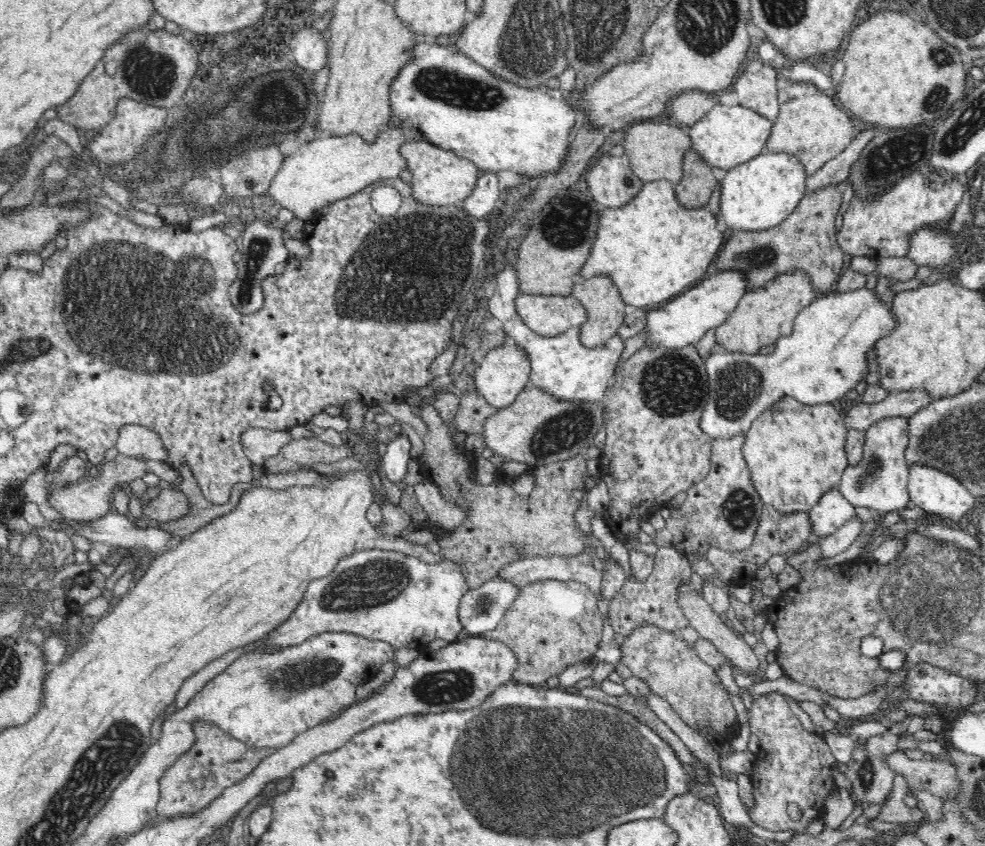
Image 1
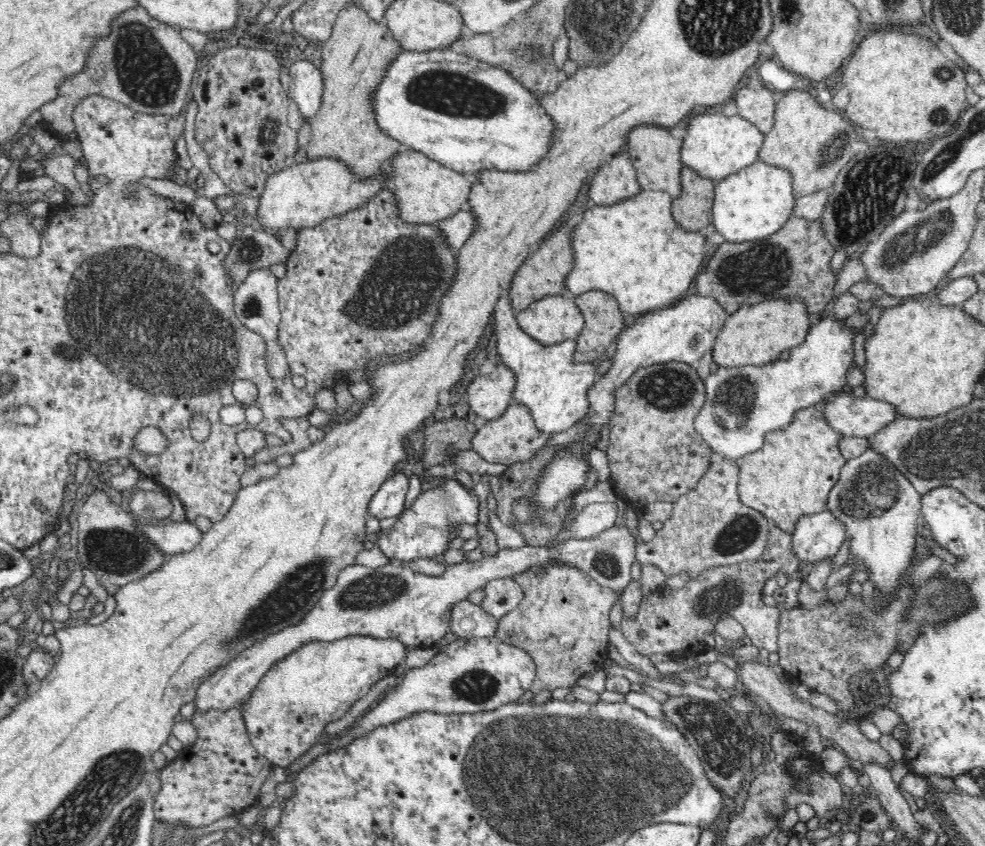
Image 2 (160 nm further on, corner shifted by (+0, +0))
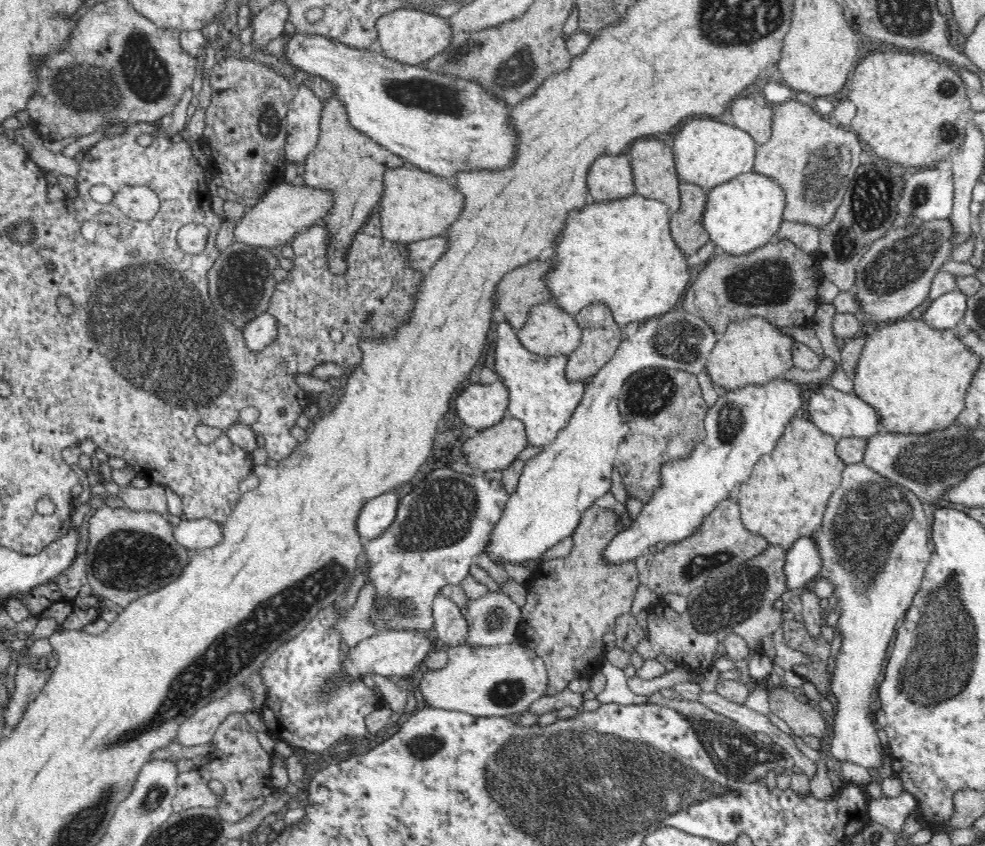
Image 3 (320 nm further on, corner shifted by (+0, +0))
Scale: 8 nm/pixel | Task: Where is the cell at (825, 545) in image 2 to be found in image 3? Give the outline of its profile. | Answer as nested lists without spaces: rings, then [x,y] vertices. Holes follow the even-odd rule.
[[[813,536],[799,539],[786,553],[785,585],[788,590],[804,589],[819,574],[822,561],[818,554],[818,543]]]

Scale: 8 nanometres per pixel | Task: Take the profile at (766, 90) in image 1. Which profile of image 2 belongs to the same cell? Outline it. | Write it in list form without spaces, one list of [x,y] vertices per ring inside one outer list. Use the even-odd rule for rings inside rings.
[[[742,84],[734,92],[734,101],[737,114],[751,122],[762,134],[768,134],[772,130],[776,101],[770,88]]]

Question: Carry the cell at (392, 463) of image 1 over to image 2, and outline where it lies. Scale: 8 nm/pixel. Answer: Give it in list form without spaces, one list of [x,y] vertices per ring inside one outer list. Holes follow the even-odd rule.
[[[398,470],[388,481],[384,482],[378,492],[370,499],[368,512],[374,518],[392,518],[400,514],[404,508],[409,478],[402,470]]]

